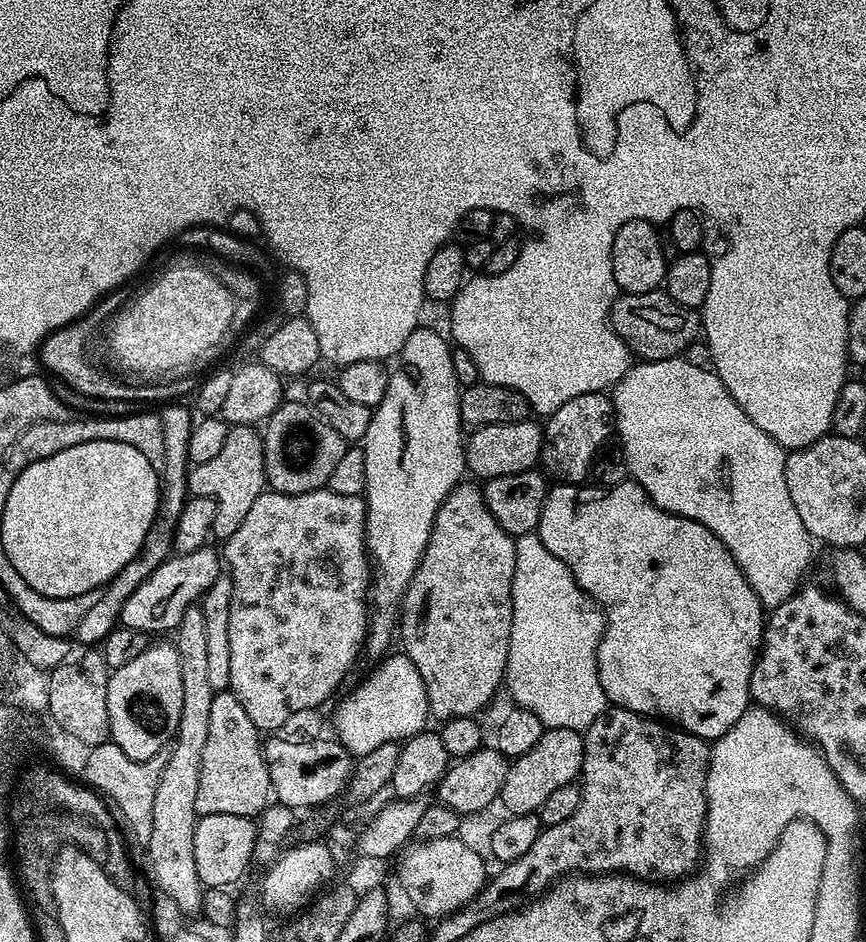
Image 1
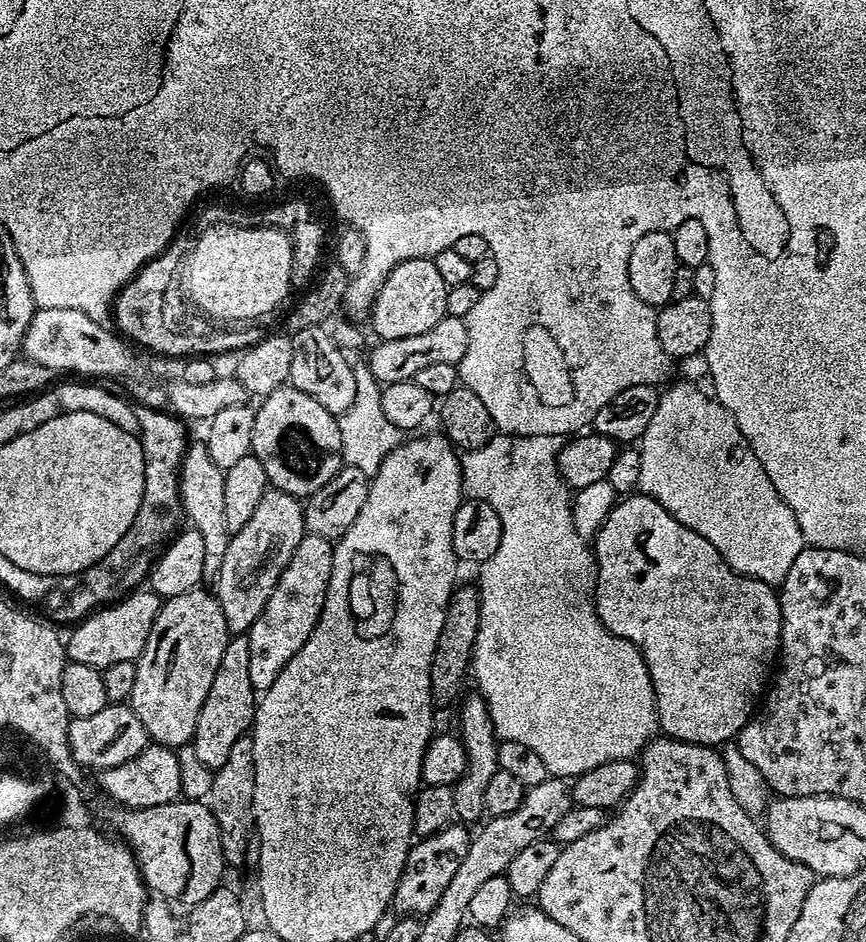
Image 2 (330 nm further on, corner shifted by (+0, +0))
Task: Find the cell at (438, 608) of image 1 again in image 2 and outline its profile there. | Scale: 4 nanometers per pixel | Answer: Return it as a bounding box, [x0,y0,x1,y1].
[451,694,500,826]

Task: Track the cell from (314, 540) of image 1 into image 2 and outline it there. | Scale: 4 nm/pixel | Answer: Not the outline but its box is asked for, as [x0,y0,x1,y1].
[246,534,333,694]

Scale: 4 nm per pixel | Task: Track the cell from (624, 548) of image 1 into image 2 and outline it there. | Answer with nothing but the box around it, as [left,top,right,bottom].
[594,494,780,745]

